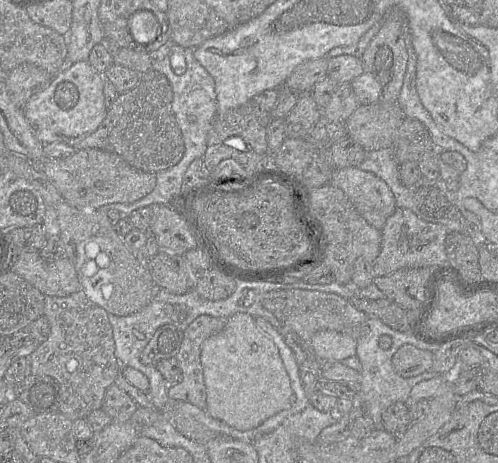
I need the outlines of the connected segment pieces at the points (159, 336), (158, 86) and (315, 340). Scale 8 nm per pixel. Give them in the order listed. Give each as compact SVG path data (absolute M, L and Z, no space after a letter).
M166 324L157 329L141 354L144 365L156 365L162 359L175 358L179 352L184 331Z
M153 69L141 74L140 81L129 92L119 94L107 109L106 117L100 126L72 147L75 150L96 148L119 155L135 169L149 173L157 173L176 165L185 150L181 130L172 111L173 91L167 77Z
M322 330L311 339L314 354L321 361L339 361L356 355L357 340L345 333Z

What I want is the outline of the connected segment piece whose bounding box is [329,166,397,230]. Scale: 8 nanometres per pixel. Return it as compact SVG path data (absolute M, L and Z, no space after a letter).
M357 167L334 169L330 182L341 189L358 213L374 228L381 230L397 209L393 192L385 181Z

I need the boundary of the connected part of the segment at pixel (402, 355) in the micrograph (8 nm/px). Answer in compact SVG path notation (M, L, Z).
M410 344L401 346L392 357L397 374L411 378L431 370L434 352L418 349Z

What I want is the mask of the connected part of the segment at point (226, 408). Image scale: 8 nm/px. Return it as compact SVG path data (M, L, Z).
M247 313L227 318L223 330L203 342L200 357L207 393L206 411L239 431L258 427L295 402L277 346L259 329L255 317Z

